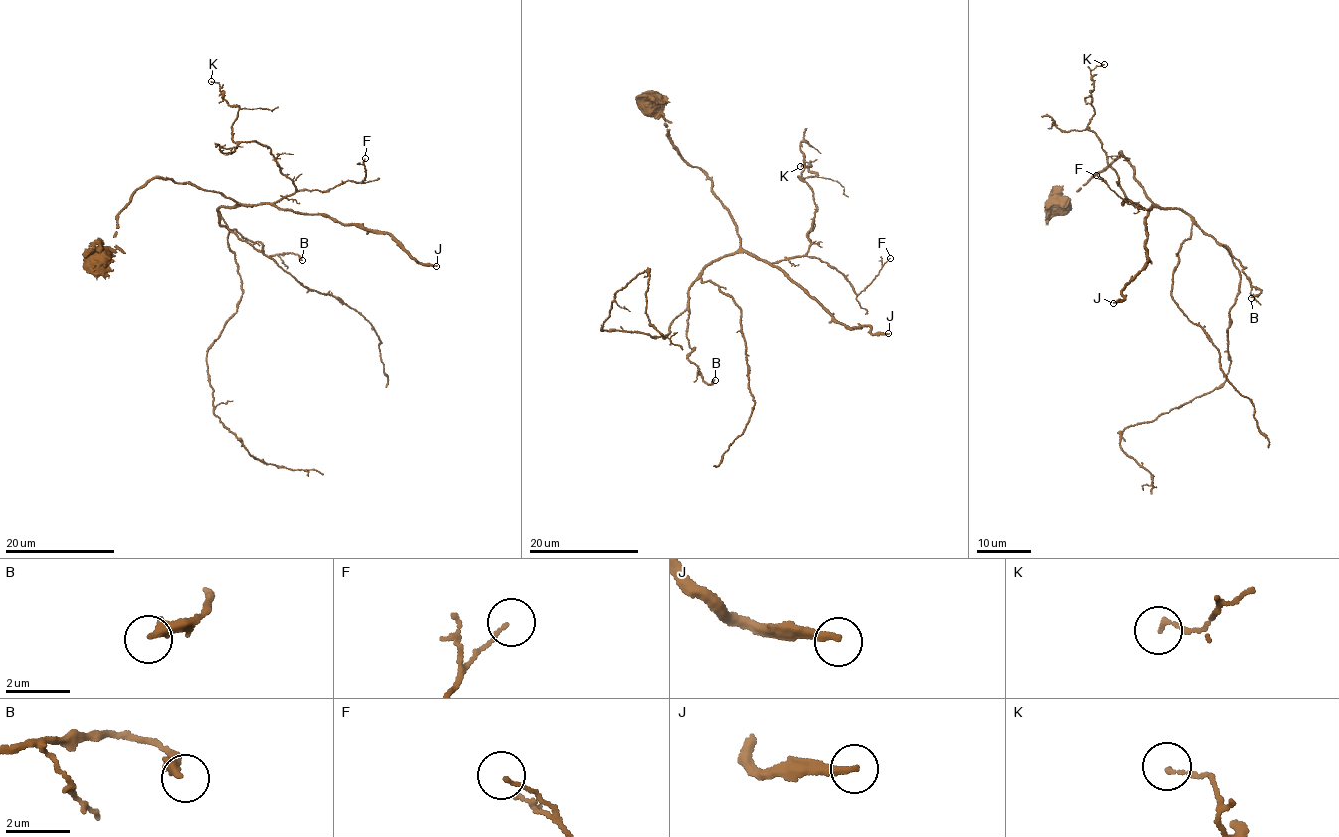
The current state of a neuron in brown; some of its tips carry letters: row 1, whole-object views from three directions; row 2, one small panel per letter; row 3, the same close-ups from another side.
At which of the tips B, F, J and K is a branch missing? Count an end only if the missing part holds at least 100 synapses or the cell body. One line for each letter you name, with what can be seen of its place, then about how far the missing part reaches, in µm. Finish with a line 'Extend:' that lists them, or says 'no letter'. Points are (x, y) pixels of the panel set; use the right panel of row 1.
J: place (1113, 303); missing 140 µm
Extend: J

